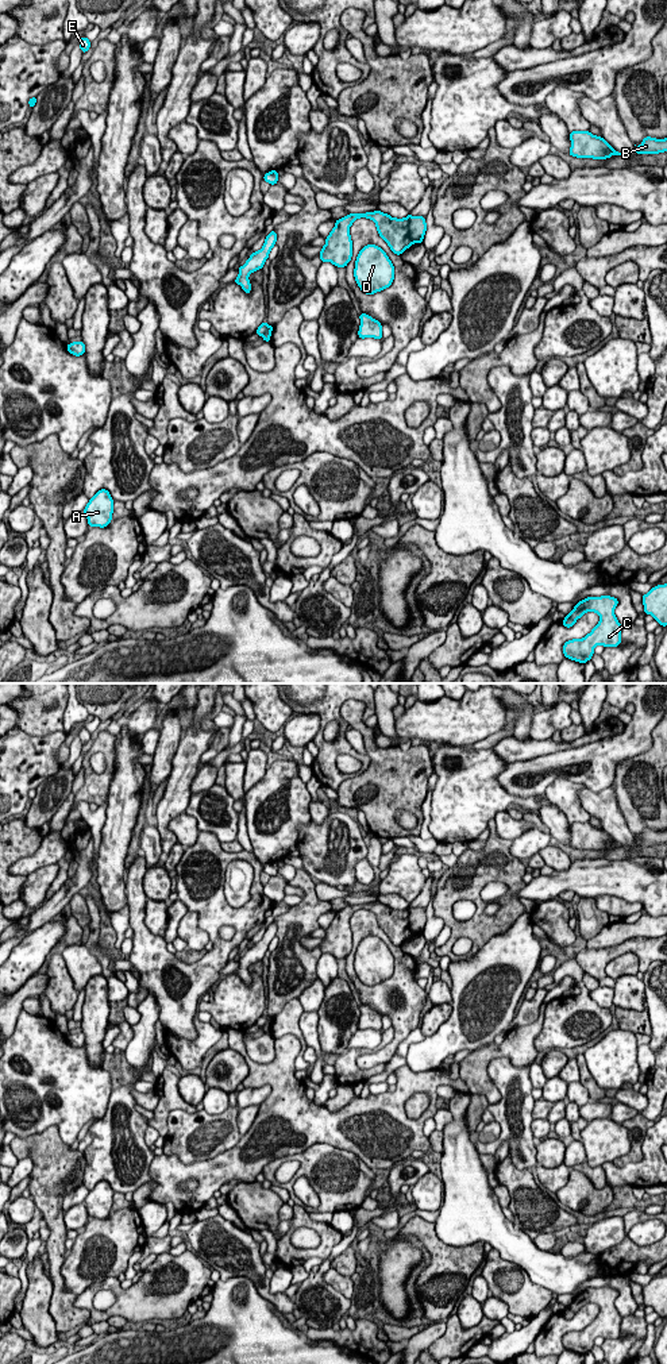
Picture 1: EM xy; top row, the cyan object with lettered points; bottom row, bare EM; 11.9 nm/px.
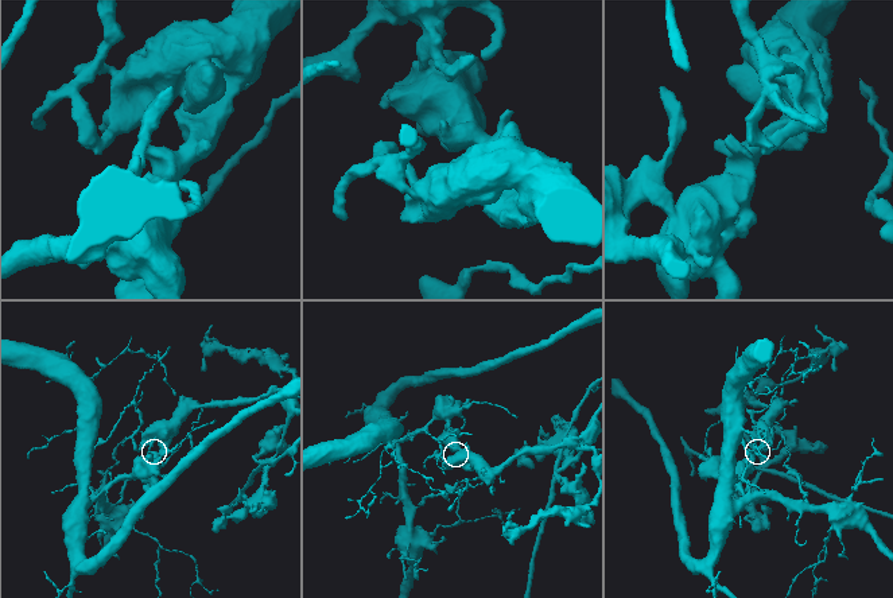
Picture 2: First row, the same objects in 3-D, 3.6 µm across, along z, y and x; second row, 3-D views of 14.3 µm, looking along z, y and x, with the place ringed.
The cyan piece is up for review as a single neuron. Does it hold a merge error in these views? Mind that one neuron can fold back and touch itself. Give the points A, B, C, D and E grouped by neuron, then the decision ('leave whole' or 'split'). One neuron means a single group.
A E / B C D; split

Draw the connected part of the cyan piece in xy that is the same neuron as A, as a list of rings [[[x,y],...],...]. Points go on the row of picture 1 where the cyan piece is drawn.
[[[105,489],[99,490],[86,504],[84,513],[89,527],[104,528],[112,521],[113,498]]]

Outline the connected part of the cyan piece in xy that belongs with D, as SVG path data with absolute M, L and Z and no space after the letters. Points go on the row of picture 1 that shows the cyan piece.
M367 244L356 257L354 277L363 293L374 294L393 284L394 266L379 246Z

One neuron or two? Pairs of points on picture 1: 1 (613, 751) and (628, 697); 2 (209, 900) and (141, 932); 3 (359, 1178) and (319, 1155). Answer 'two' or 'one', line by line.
1: one
2: one
3: one

